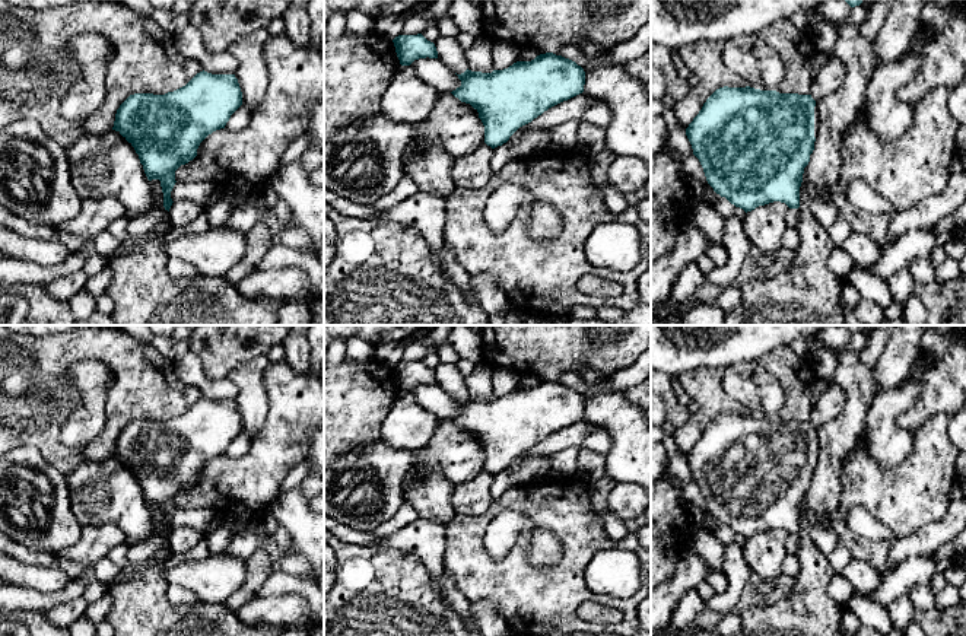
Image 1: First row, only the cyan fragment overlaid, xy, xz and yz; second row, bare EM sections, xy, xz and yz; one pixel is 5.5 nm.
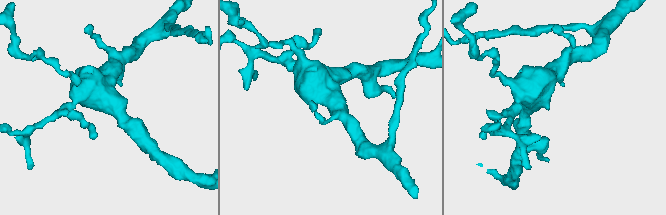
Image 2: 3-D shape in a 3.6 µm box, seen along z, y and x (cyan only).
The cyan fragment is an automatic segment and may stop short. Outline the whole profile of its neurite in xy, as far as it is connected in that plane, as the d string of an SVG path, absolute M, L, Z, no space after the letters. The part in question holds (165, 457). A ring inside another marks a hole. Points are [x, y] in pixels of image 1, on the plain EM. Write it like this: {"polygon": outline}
{"polygon": "M197 400L185 413L165 422L134 420L117 436L112 457L136 477L149 508L159 506L163 534L130 546L128 565L139 566L169 547L175 497L197 483L200 470L225 455L242 432L235 401Z"}

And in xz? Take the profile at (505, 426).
{"polygon": "M546 379L531 388L517 388L508 395L492 400L465 397L457 401L461 413L451 420L470 430L484 452L484 470L492 476L502 473L522 452L549 435L584 419L585 398L575 388Z"}

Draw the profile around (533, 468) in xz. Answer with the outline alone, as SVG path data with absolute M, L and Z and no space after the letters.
M536 455L522 461L517 468L506 468L493 476L490 487L492 499L499 499L509 487L524 486L546 477L553 468L552 455Z

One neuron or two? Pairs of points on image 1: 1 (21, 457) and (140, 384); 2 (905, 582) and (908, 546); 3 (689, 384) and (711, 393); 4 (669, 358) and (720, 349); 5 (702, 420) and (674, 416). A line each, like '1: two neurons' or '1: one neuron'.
1: two neurons
2: two neurons
3: one neuron
4: one neuron
5: two neurons

